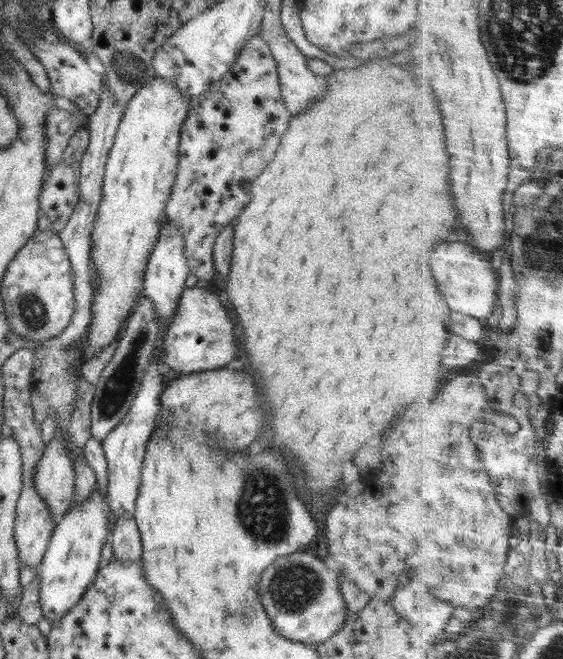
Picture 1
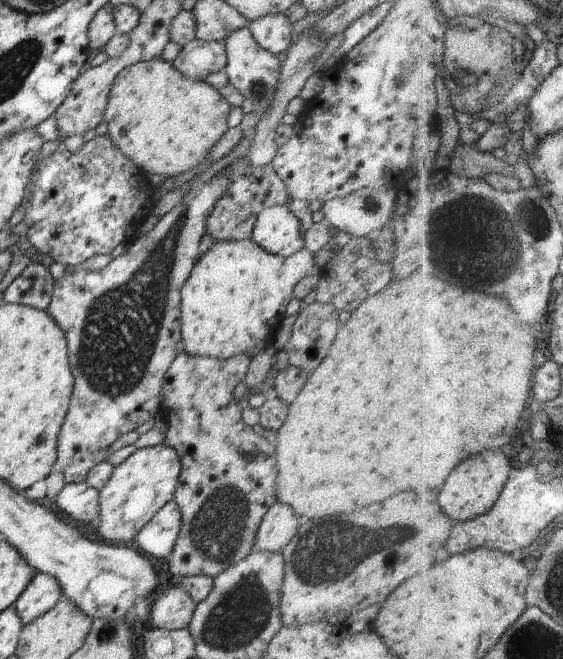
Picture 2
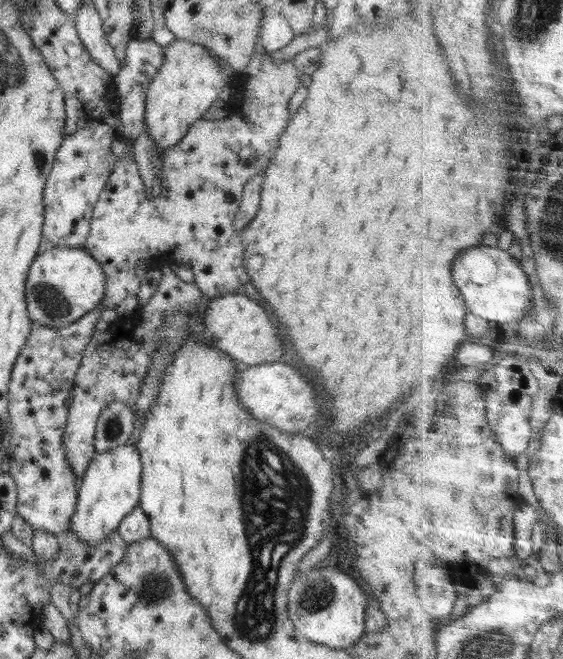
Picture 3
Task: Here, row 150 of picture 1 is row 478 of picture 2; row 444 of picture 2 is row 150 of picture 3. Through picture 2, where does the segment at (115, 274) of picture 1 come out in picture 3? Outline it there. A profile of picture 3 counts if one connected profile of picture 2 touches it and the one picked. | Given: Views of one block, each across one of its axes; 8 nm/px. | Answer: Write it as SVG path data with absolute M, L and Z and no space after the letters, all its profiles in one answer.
M175 39L164 46L162 66L150 79L145 93L145 128L155 146L165 152L184 139L190 126L202 119L211 104L219 100L222 88L231 85L232 80L221 71L215 55L203 45Z

